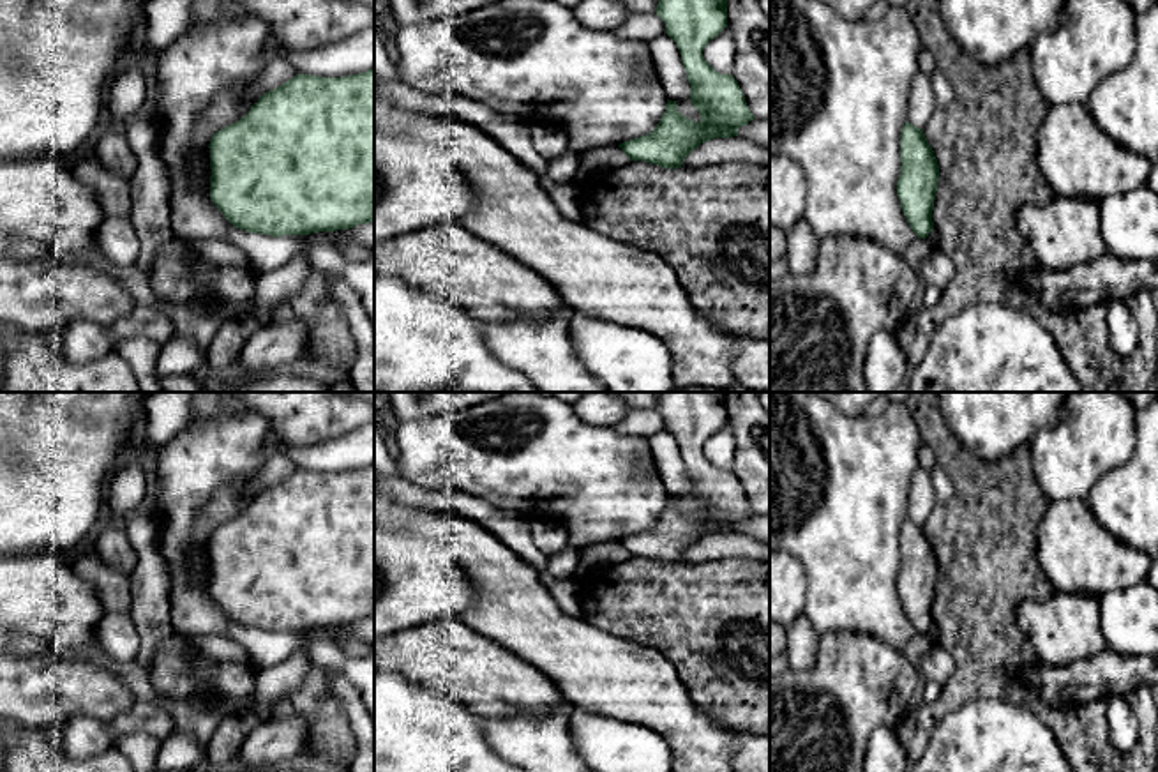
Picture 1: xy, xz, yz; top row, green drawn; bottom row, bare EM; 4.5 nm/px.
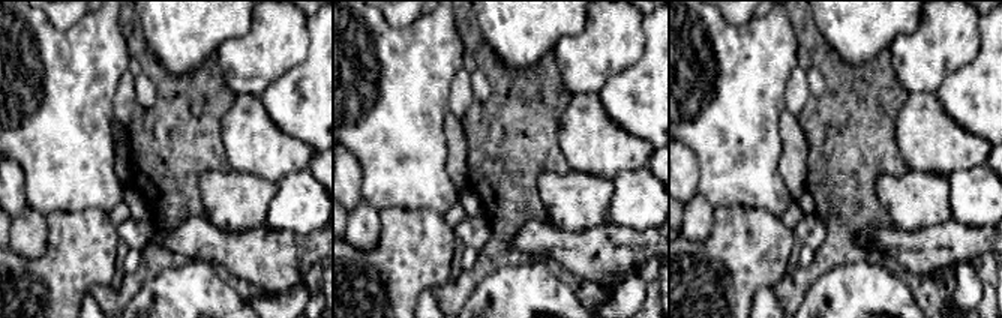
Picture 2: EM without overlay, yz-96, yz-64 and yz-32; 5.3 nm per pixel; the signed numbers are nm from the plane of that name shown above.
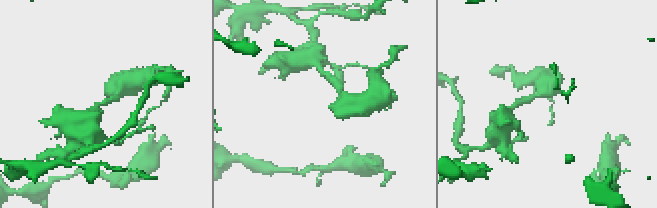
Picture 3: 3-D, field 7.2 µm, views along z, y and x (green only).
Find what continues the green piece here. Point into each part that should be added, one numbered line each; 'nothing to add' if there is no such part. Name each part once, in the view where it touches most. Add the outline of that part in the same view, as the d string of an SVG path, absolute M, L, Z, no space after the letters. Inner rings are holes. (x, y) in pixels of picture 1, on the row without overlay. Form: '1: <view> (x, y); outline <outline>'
nothing to add

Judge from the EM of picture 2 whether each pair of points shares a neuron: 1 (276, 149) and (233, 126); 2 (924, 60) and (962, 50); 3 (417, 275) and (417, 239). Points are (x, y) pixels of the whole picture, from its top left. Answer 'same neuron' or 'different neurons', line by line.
1: same neuron
2: same neuron
3: same neuron

